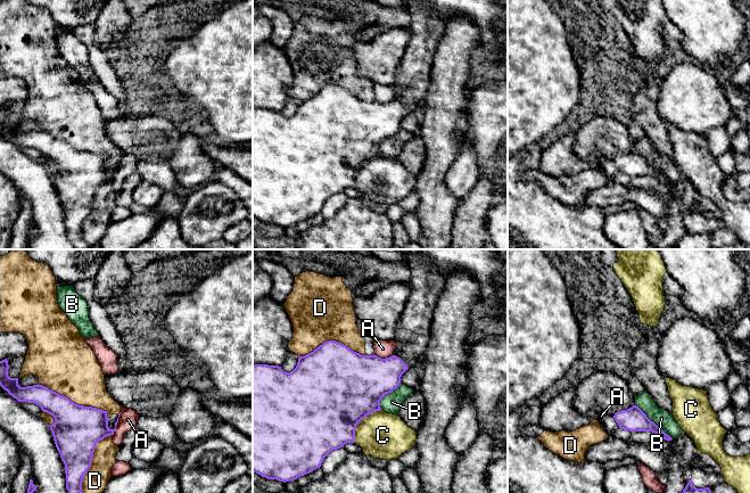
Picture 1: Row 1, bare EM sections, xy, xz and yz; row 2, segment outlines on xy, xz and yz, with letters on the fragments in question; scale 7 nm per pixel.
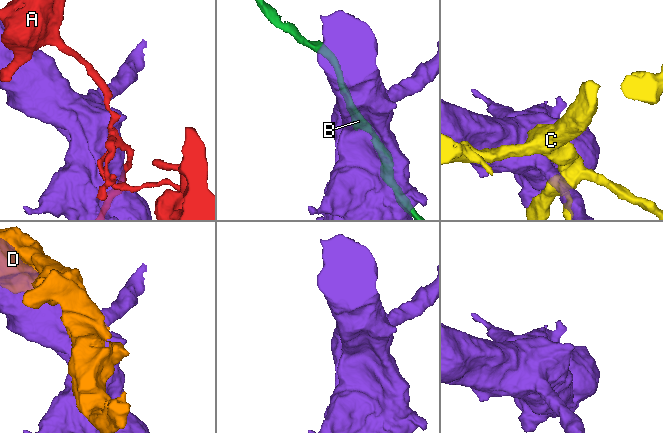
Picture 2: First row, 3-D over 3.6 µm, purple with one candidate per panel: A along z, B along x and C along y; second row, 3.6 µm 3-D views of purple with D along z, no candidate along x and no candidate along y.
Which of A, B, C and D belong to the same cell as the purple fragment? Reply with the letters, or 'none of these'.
none of these

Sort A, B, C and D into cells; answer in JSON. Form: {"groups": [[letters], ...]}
{"groups": [["A"], ["B"], ["C"], ["D"]]}

